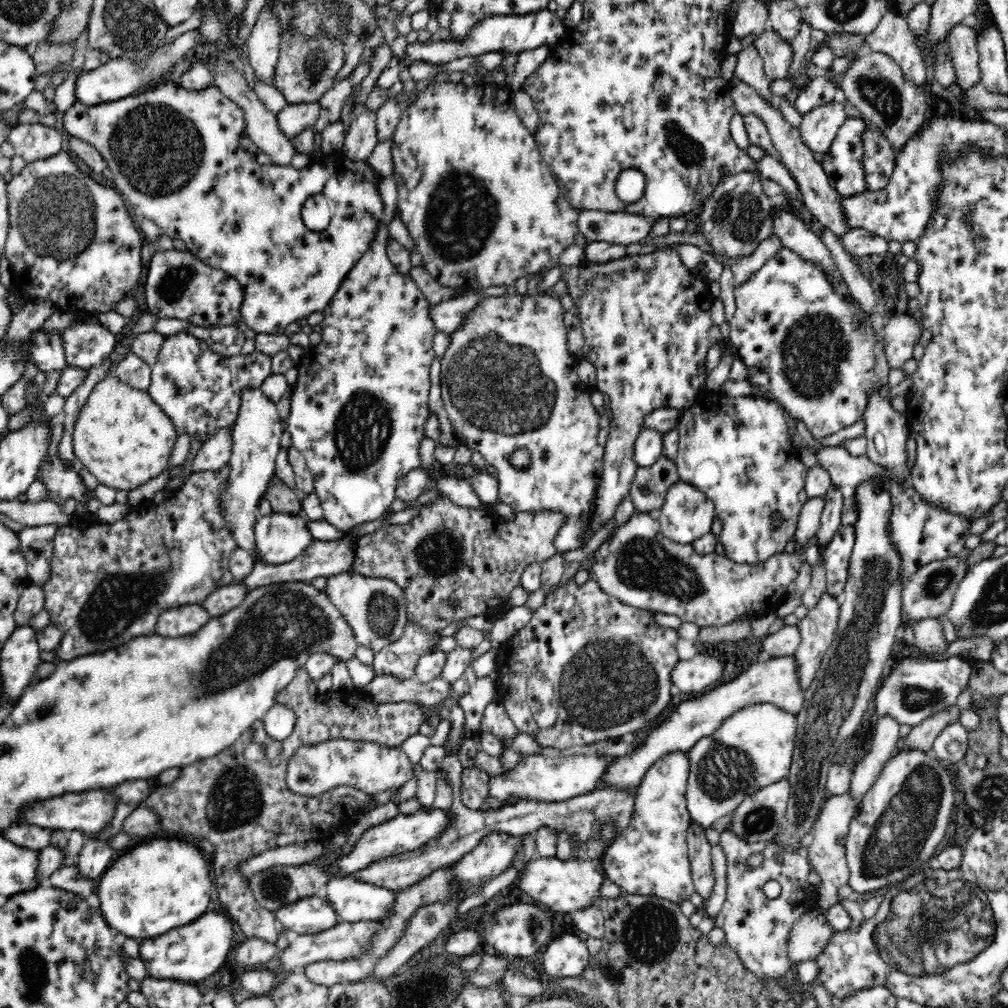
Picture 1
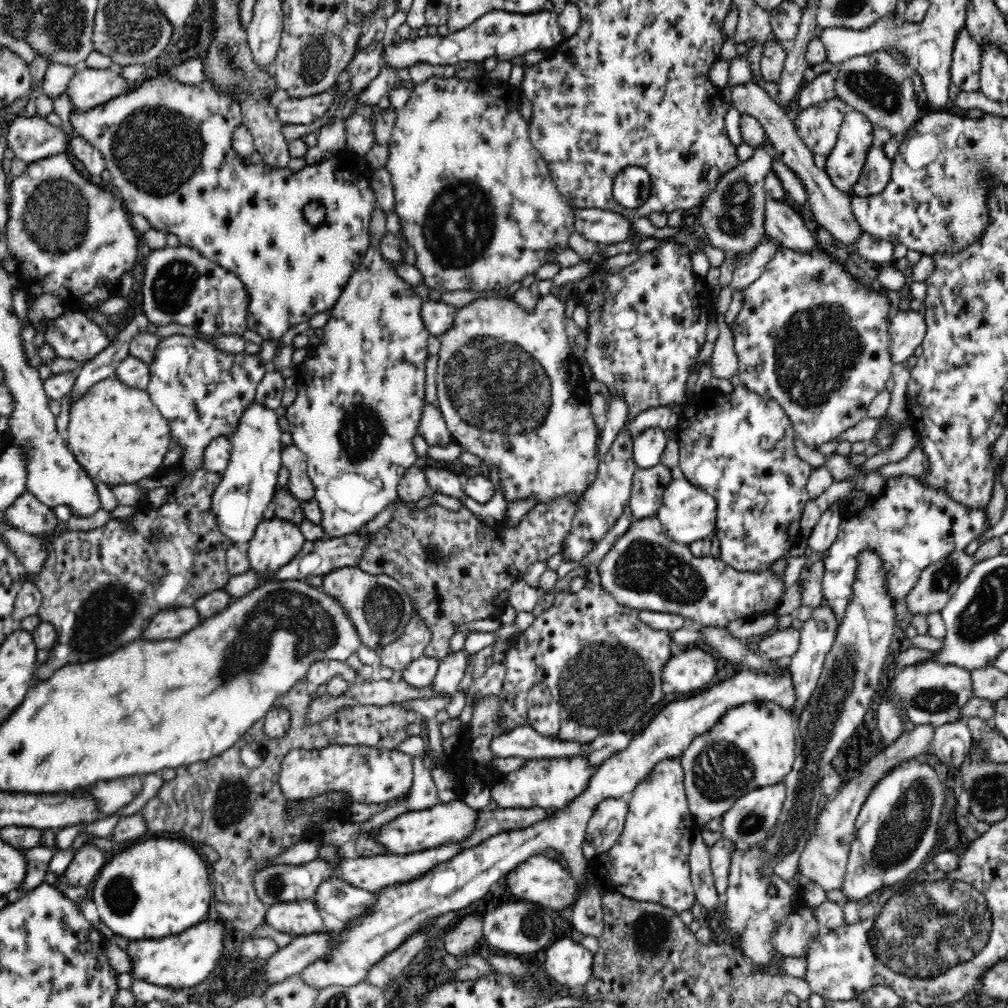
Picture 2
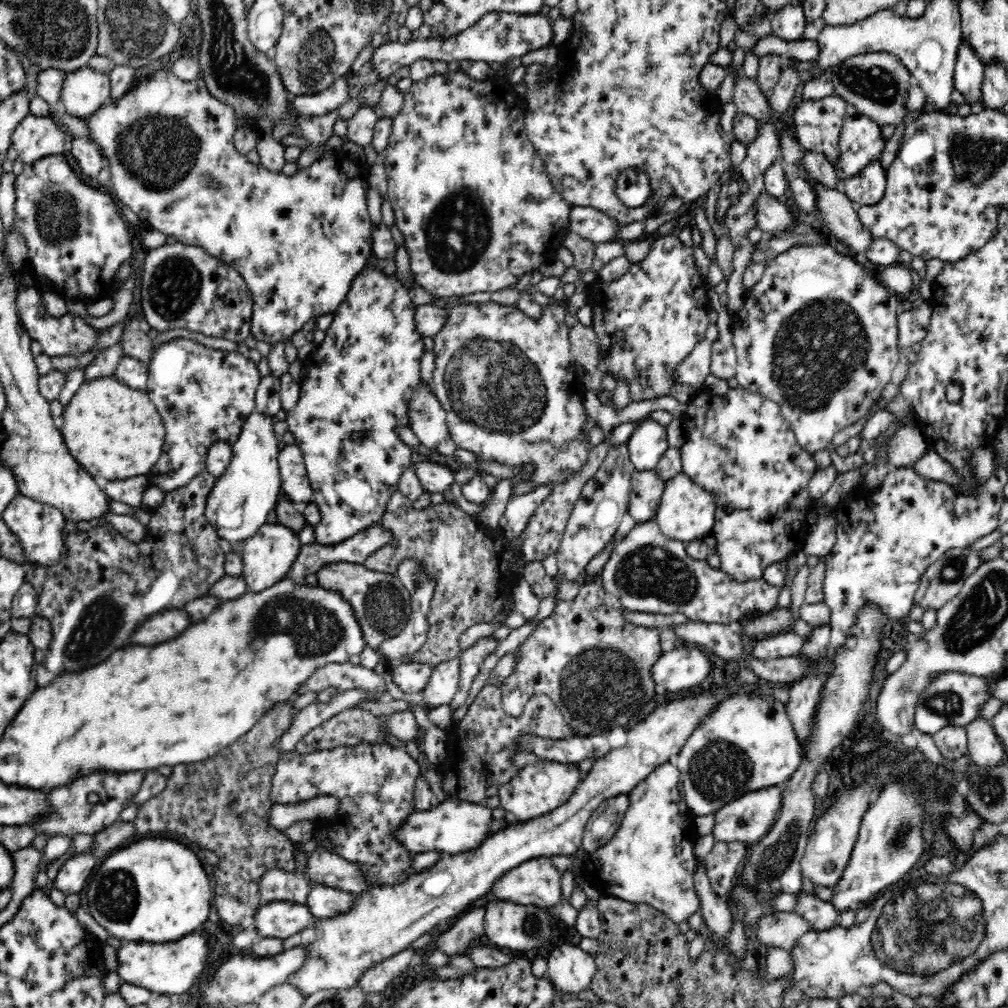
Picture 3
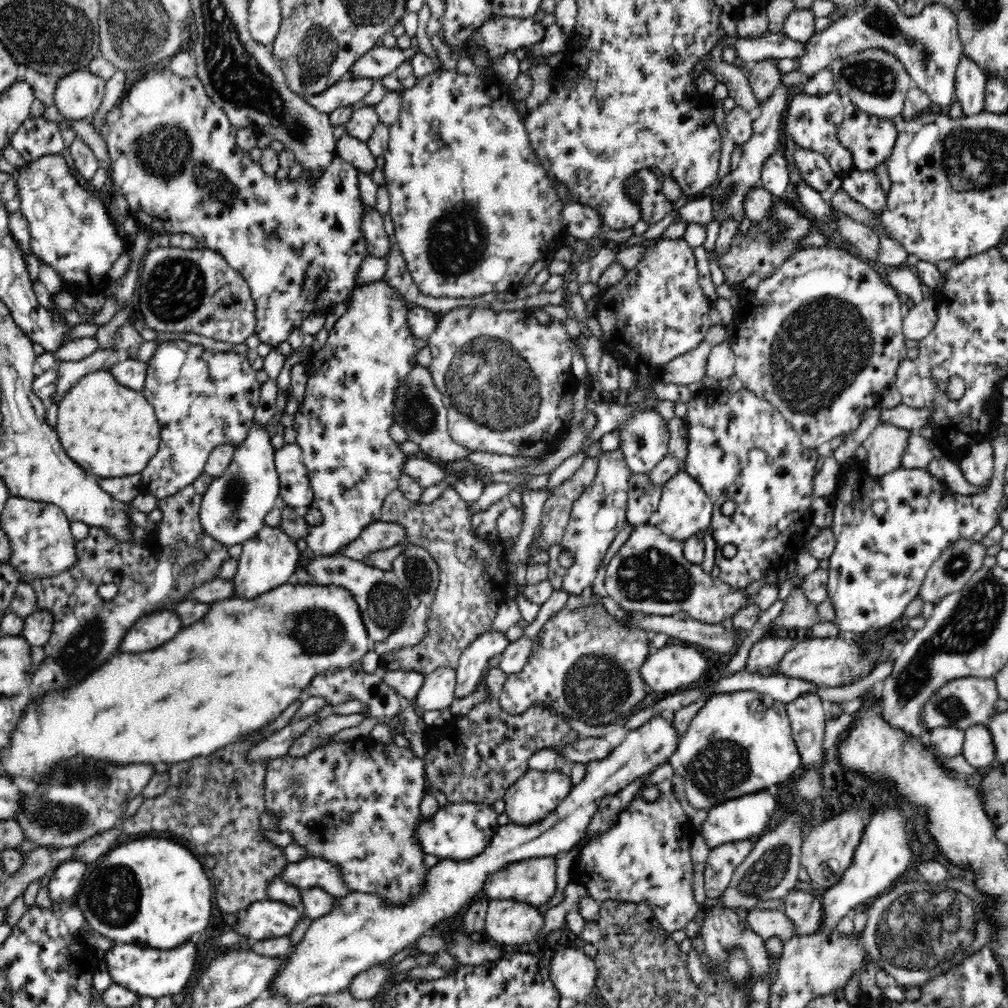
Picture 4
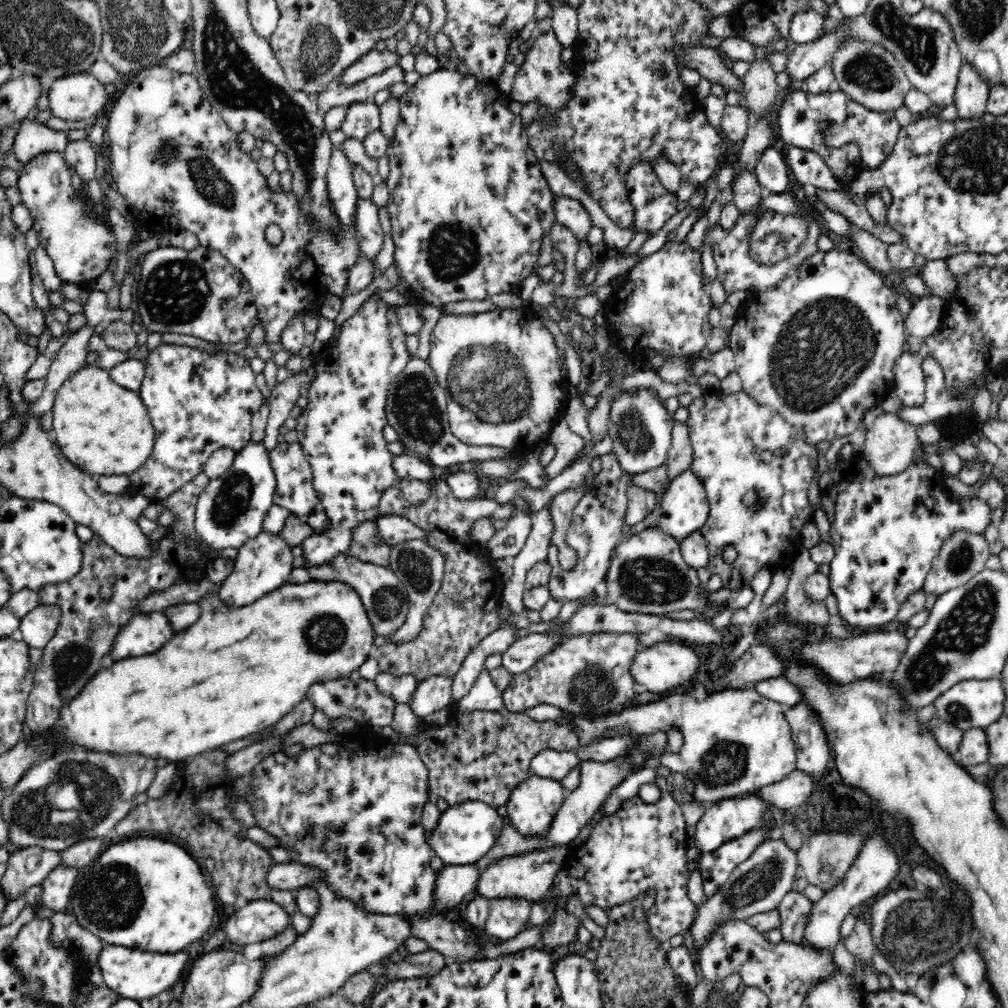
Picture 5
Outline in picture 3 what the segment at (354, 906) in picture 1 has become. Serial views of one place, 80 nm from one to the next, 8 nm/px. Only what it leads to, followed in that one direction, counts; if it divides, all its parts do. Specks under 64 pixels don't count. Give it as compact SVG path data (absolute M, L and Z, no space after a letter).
M322 884L313 886L308 892L305 907L318 919L330 919L353 908L355 895L335 890Z

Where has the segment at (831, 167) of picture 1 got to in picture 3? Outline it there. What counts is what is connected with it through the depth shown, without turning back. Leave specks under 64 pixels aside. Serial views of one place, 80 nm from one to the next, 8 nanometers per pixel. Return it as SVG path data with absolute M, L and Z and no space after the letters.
M847 104L839 136L840 162L835 166L840 182L860 174L874 160L880 161L889 140L883 132L884 126Z

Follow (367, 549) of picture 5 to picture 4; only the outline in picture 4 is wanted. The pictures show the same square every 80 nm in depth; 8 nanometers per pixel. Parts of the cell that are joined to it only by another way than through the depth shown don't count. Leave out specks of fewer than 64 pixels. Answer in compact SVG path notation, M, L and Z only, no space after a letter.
M448 486L430 504L412 503L405 499L404 492L398 488L384 498L382 519L404 525L407 537L396 546L367 554L362 562L374 568L392 570L394 558L398 557L406 544L413 542L423 546L434 557L440 567L440 582L425 624L424 639L418 645L380 654L382 669L420 672L424 676L440 667L456 670L464 649L493 630L492 623L498 609L507 601L510 577L502 574L498 568L498 562L506 561L506 557L494 556L492 542L478 539L472 531L474 514L471 504L460 499L452 486Z

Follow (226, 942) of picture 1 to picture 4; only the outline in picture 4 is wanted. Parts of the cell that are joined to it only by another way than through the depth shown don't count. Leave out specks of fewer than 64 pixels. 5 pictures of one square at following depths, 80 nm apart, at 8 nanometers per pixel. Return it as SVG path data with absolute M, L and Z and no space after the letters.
M192 940L171 948L160 950L138 945L114 943L104 954L103 961L113 984L136 993L141 998L151 996L154 999L168 994L178 994L186 988L190 978L196 974L196 945Z

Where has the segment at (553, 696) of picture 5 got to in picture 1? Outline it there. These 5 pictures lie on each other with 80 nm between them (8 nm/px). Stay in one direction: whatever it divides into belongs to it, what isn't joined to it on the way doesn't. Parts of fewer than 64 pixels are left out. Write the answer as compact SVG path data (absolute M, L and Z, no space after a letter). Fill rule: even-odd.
M572 579L566 586L548 593L545 601L533 612L530 622L500 649L498 675L501 692L497 700L506 709L516 728L535 736L536 742L543 748L564 750L636 732L672 706L670 672L679 660L676 653L678 639L677 629L656 625L650 611L620 602L606 594L595 581L588 579L578 586ZM534 673L546 676L560 699L557 723L549 729L538 727L526 701L526 682Z

